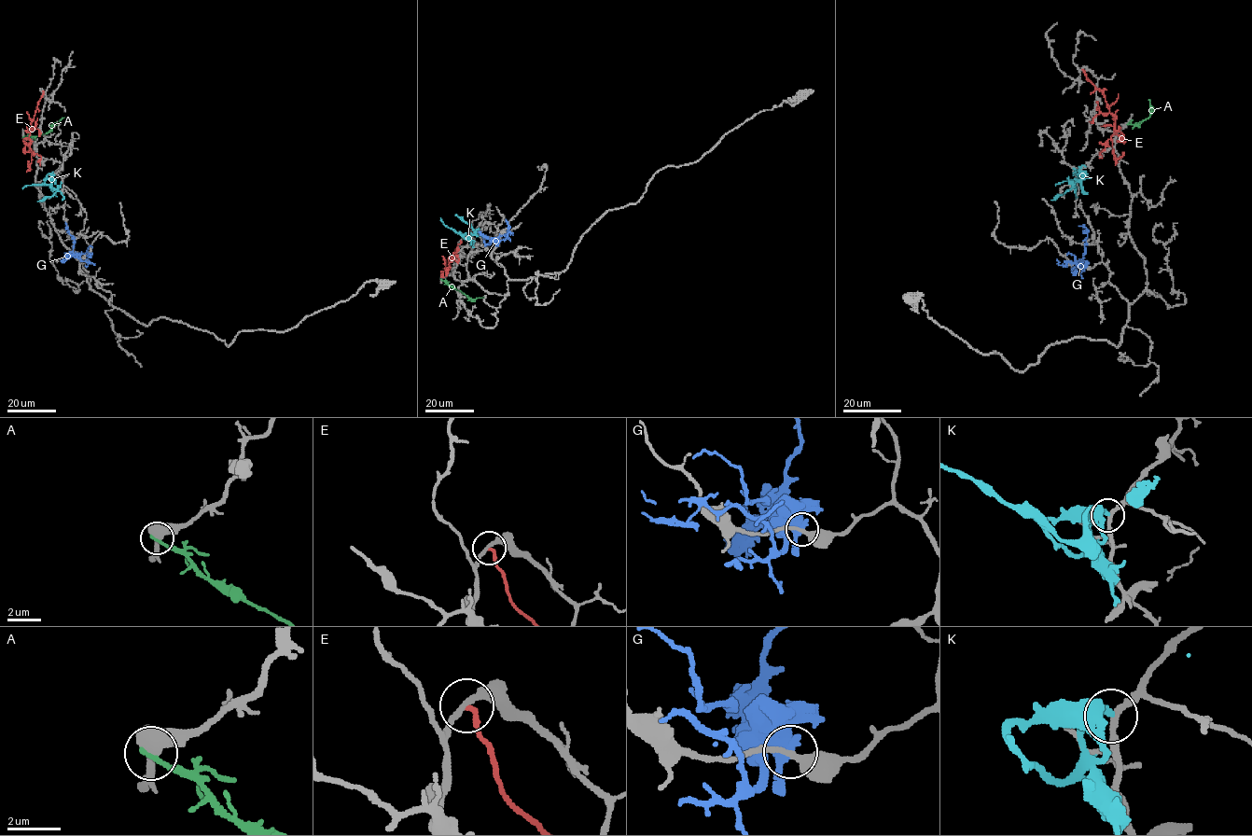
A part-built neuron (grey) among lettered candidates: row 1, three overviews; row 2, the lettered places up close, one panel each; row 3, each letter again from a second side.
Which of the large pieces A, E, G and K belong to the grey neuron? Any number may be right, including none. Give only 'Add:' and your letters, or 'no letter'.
Add: no letter

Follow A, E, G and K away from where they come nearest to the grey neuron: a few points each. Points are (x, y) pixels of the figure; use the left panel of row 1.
A: (23, 137), (47, 133), (65, 116)
E: (42, 90), (31, 124), (29, 161)
G: (79, 257), (74, 253), (75, 240), (65, 223)
K: (53, 174), (50, 187), (55, 192), (37, 201)

